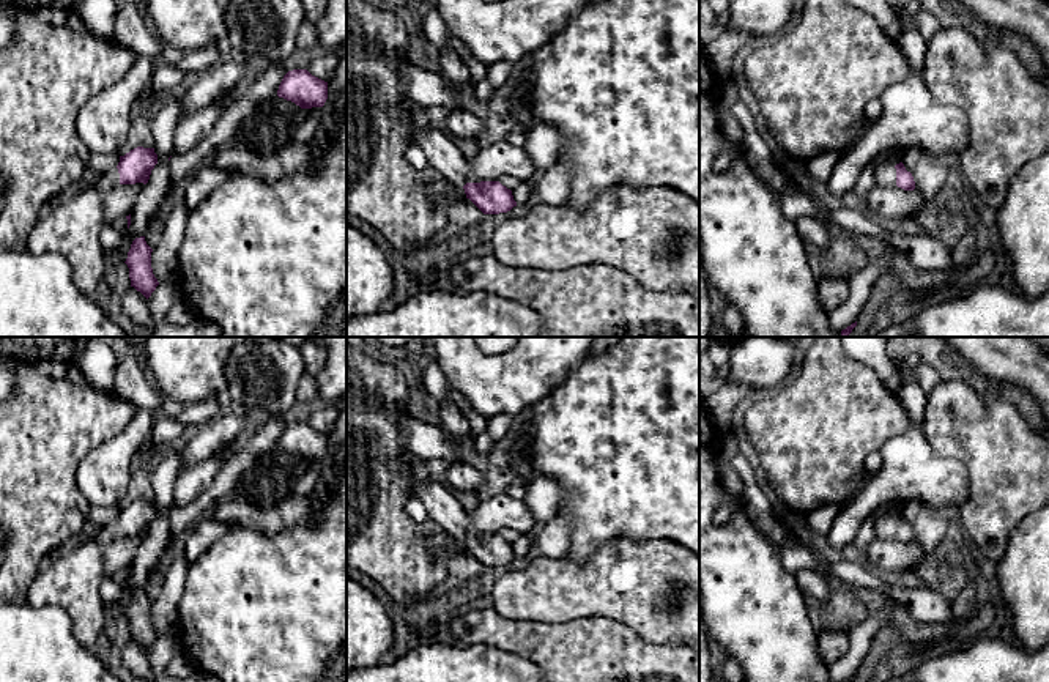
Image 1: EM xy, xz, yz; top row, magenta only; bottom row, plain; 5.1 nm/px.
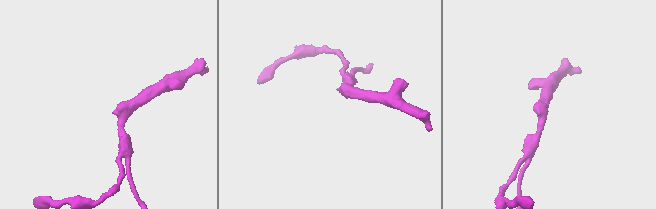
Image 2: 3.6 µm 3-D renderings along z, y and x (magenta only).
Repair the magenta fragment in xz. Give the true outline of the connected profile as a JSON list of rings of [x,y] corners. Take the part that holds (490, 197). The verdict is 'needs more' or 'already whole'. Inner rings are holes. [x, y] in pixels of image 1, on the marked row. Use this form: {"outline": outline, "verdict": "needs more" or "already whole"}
{"outline": [[[430,126],[411,128],[411,143],[417,145],[428,159],[428,172],[447,183],[465,189],[469,198],[484,214],[507,213],[517,202],[512,191],[499,181],[469,181],[469,162],[457,145],[443,132]]], "verdict": "needs more"}

